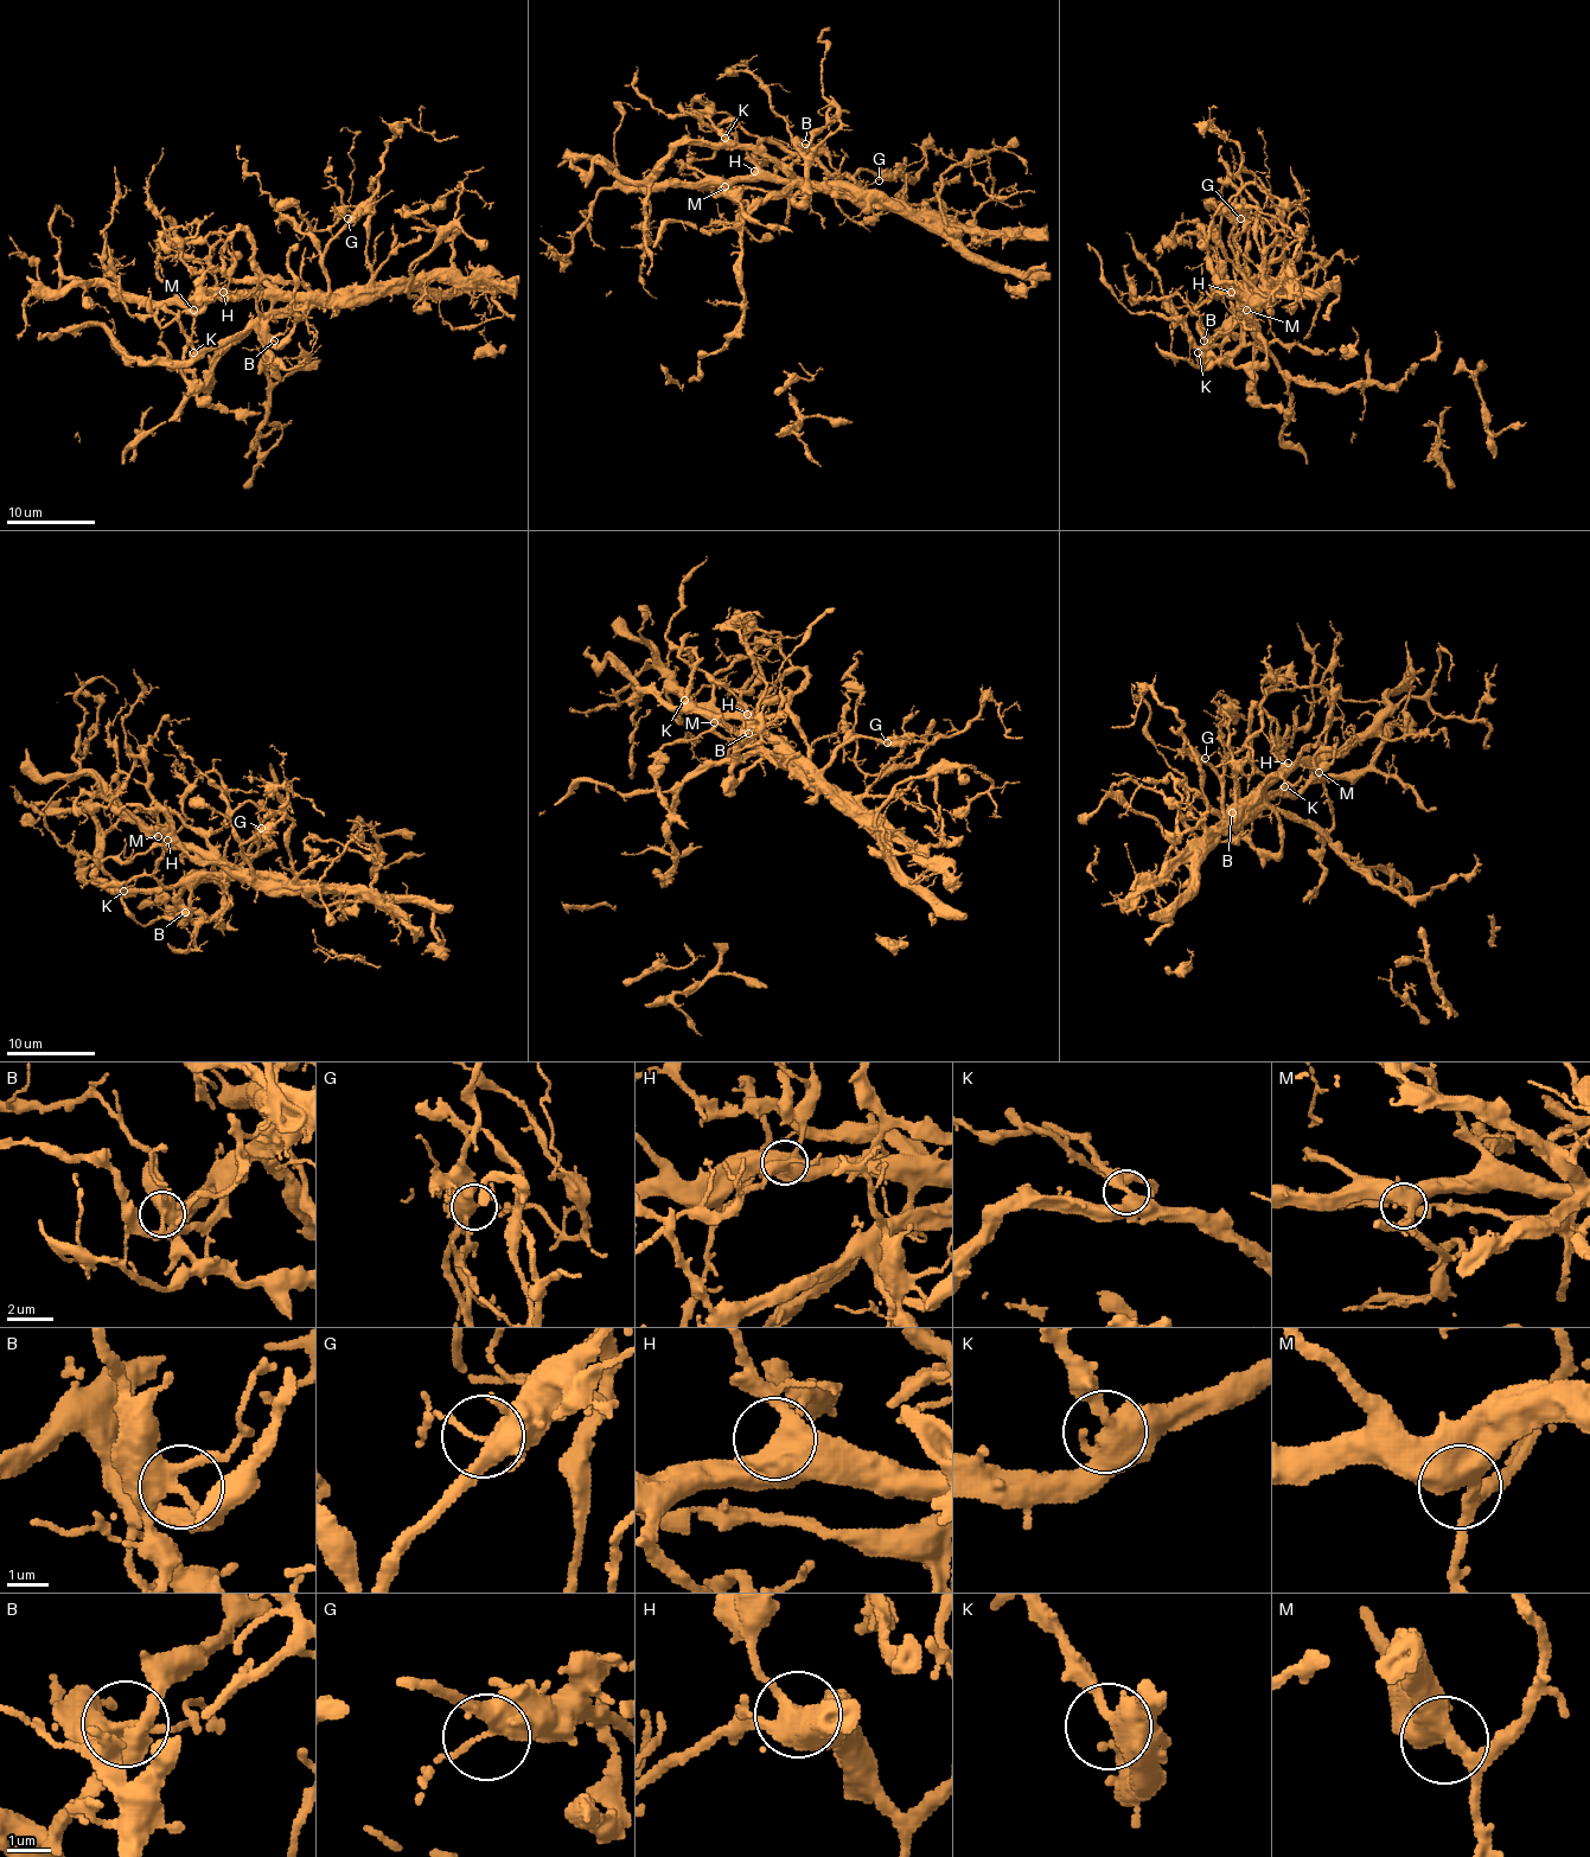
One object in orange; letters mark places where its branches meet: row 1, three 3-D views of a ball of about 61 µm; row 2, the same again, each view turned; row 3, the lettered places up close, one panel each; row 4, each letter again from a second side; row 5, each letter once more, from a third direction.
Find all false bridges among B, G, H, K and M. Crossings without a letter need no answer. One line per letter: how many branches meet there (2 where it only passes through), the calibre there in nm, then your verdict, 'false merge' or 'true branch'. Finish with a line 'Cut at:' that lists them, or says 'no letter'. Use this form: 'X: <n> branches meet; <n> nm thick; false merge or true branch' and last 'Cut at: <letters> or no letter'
B: 4 branches meet; 340 nm thick; false merge
G: 4 branches meet; 320 nm thick; true branch
H: 3 branches meet; 440 nm thick; true branch
K: 2 branches meet; 550 nm thick; true branch
M: 2 branches meet; 550 nm thick; true branch
Cut at: B

